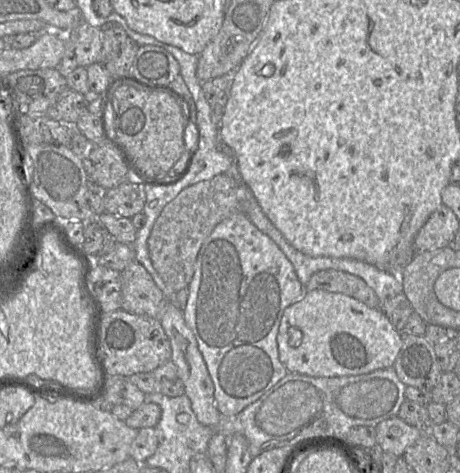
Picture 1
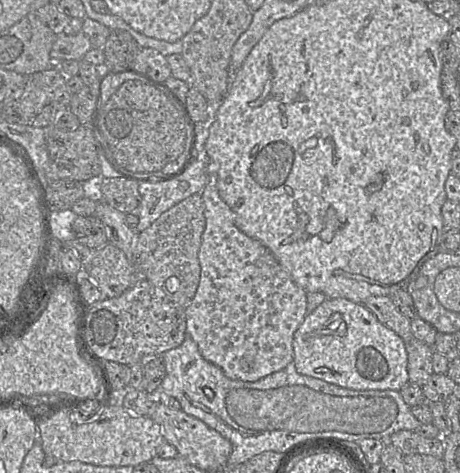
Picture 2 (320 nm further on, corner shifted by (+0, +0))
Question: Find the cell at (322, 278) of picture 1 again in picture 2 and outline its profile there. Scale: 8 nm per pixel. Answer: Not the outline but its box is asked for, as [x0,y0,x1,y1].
[364,296,411,338]

